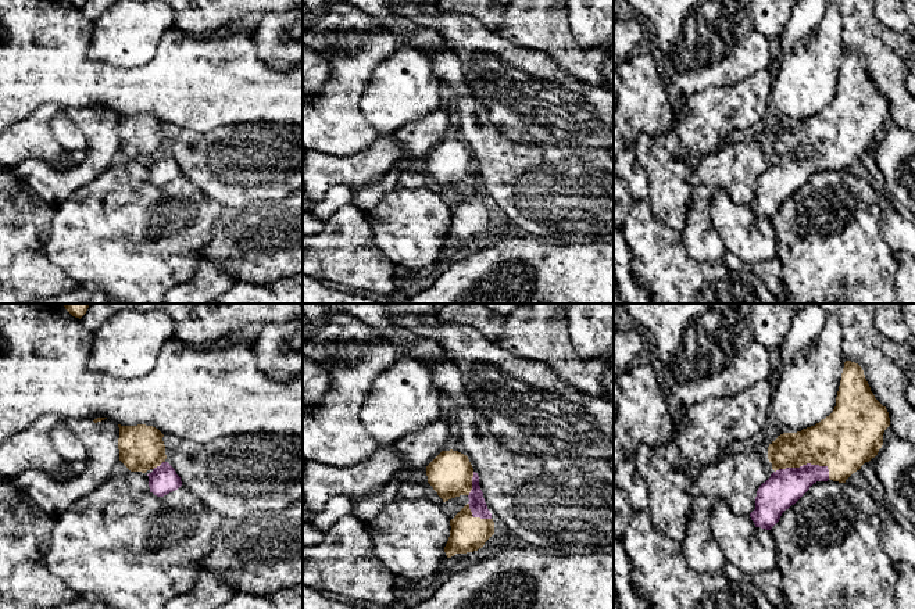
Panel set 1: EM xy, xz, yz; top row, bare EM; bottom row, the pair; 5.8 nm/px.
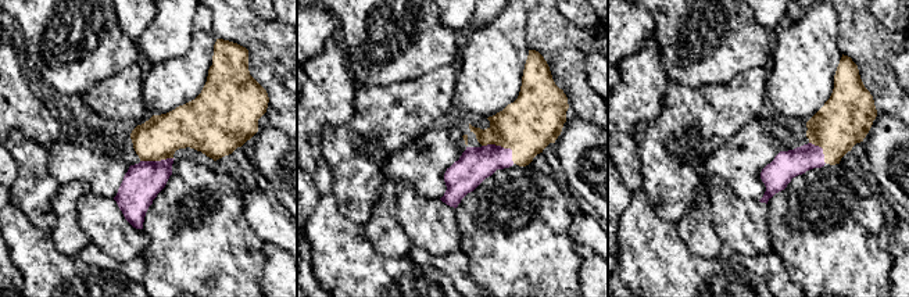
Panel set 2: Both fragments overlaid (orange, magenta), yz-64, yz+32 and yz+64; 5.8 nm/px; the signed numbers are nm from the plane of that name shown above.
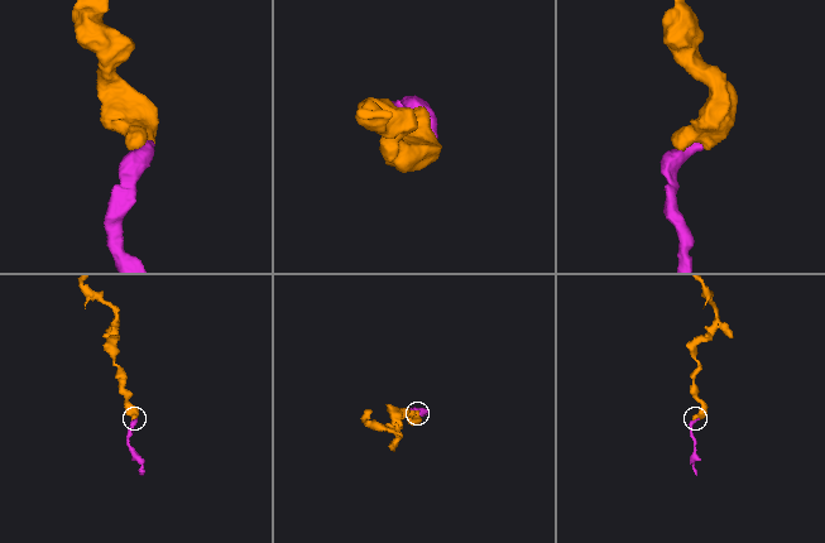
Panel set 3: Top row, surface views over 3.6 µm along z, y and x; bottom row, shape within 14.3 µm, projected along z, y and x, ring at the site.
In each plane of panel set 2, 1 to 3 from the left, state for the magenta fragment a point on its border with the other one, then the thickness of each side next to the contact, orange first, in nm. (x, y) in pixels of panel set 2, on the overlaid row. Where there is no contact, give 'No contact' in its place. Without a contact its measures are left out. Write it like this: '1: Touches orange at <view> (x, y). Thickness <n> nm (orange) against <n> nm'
1: Touches orange at yz-64 (156, 160). Thickness 240 nm (orange) against 220 nm
2: Touches orange at yz+32 (503, 146). Thickness 320 nm (orange) against 200 nm
3: Touches orange at yz+64 (823, 150). Thickness 300 nm (orange) against 160 nm

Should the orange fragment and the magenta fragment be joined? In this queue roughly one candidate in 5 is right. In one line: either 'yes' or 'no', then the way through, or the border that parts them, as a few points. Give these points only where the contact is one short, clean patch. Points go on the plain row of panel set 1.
yes; way yz (842, 131), (806, 153), (785, 176)

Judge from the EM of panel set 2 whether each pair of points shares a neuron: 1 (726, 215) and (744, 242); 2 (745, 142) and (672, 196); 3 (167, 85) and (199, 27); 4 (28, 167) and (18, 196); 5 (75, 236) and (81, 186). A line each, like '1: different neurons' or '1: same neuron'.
1: same neuron
2: different neurons
3: same neuron
4: same neuron
5: same neuron

